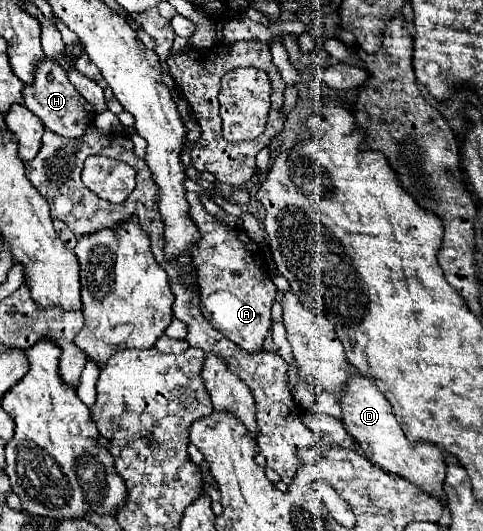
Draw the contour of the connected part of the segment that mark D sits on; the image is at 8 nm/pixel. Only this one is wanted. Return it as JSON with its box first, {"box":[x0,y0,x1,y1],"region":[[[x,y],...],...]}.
{"box":[338,373,446,503],"region":[[[352,373],[350,383],[344,387],[338,403],[342,407],[342,419],[344,419],[346,431],[356,439],[356,443],[364,451],[364,457],[368,457],[370,463],[378,465],[380,469],[384,469],[388,473],[408,479],[410,483],[414,483],[418,489],[422,489],[430,497],[436,497],[438,501],[446,503],[446,493],[444,493],[446,453],[432,443],[414,443],[412,445],[406,439],[394,413],[390,411],[386,397],[378,391],[376,385],[372,385],[370,379],[366,379],[364,375]]]}

